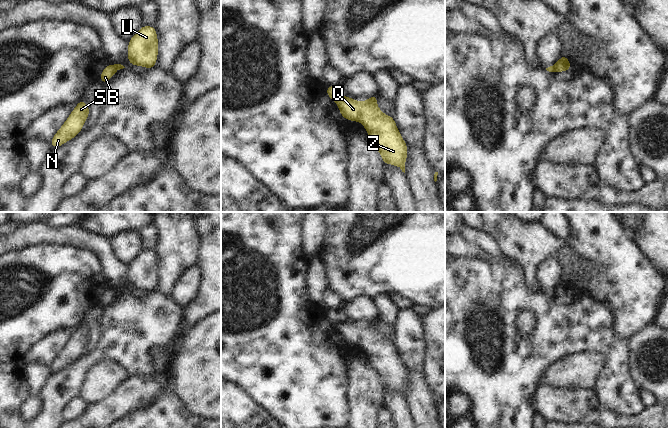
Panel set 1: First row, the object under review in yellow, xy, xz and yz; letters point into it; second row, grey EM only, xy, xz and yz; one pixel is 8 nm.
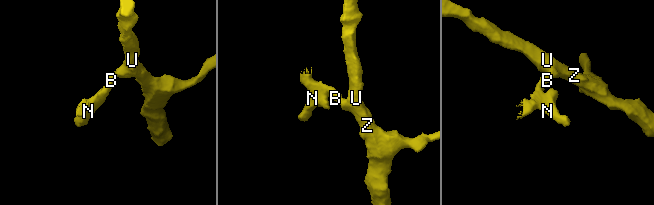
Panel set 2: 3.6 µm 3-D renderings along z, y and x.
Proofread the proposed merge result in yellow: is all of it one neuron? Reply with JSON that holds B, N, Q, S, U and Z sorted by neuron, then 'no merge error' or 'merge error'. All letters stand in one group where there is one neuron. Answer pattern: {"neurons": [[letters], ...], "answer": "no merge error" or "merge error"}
{"neurons": [["B", "N", "S"], ["Q", "U", "Z"]], "answer": "merge error"}

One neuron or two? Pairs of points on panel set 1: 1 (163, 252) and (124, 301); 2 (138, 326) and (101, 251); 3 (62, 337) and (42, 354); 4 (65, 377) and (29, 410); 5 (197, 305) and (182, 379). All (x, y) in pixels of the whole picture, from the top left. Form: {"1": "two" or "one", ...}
{"1": "two", "2": "two", "3": "one", "4": "two", "5": "two"}

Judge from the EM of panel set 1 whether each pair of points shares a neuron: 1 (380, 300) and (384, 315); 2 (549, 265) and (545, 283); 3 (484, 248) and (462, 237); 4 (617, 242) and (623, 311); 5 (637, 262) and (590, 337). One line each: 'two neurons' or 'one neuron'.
1: one neuron
2: one neuron
3: one neuron
4: one neuron
5: two neurons

